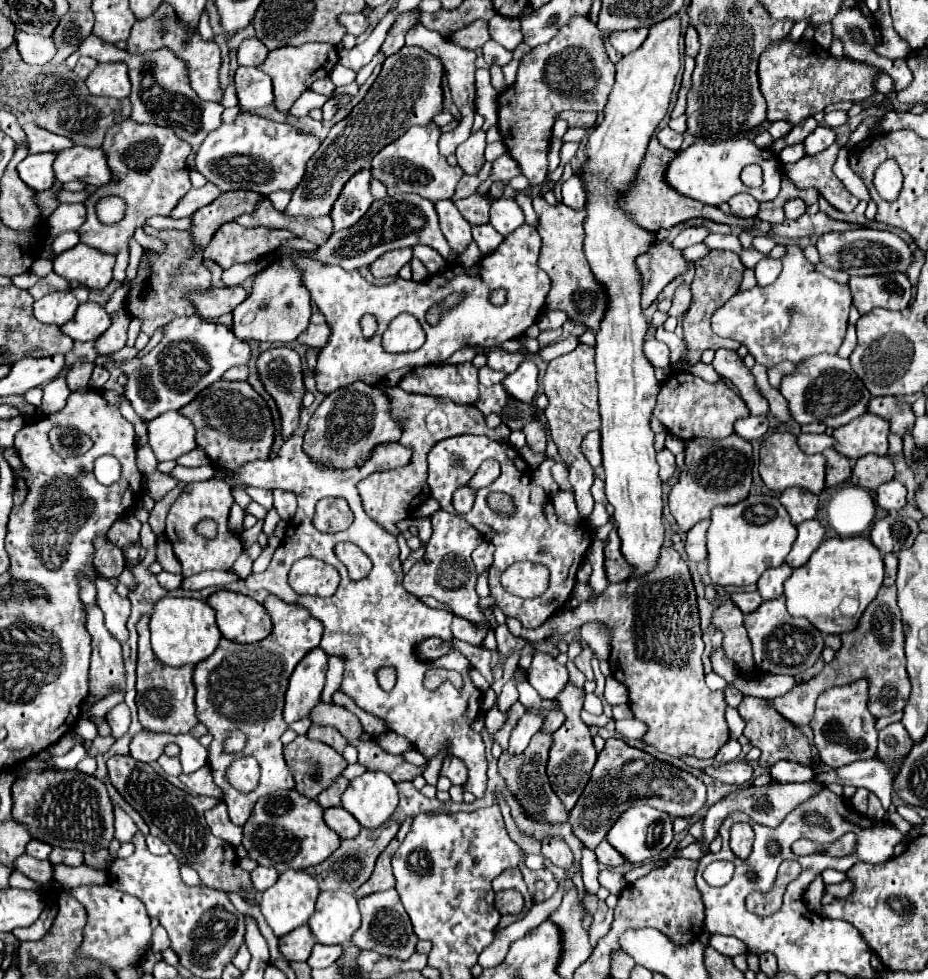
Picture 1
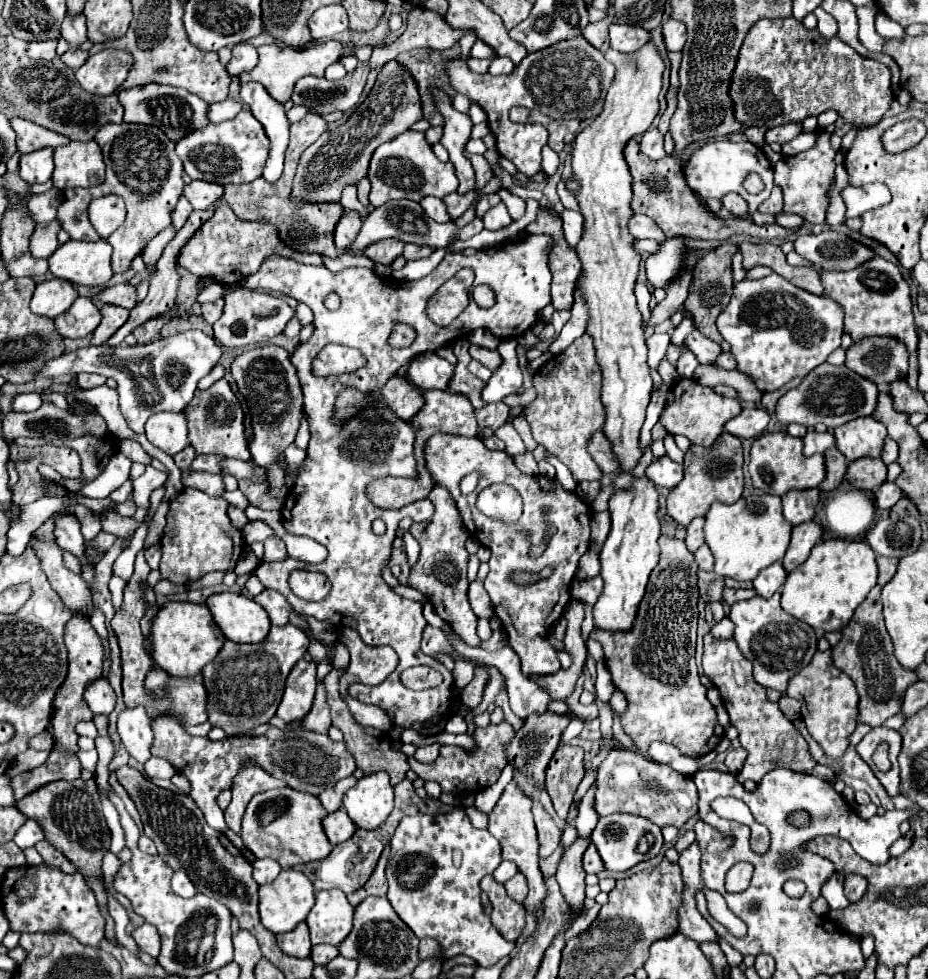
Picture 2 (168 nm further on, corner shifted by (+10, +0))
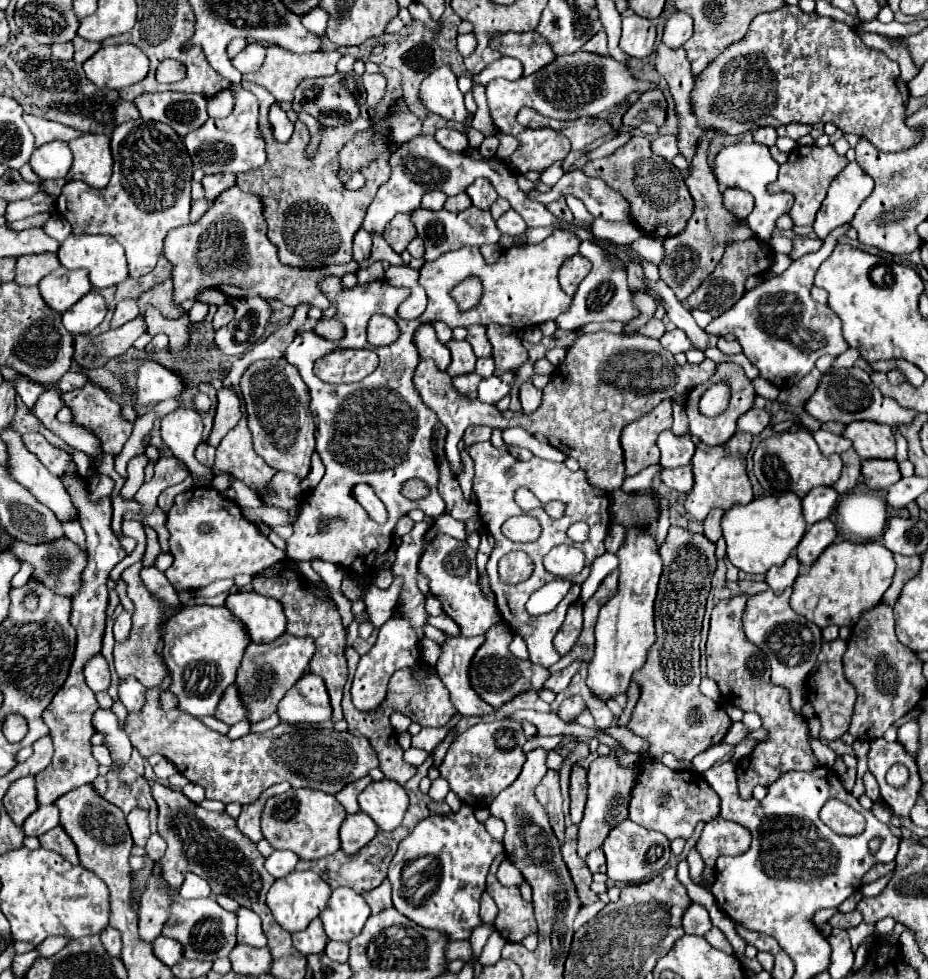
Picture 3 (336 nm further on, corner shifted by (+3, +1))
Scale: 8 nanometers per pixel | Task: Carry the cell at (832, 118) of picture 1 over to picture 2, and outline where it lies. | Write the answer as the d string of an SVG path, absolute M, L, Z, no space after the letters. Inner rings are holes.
M822 130L815 147L783 157L779 163L773 165L775 169L775 185L781 187L785 197L785 213L801 215L809 223L823 223L825 221L825 189L829 189L829 181L833 181L835 169L835 151L829 145L829 133Z

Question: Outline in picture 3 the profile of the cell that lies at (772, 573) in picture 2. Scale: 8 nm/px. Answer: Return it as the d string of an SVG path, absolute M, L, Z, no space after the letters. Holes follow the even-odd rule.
M790 556L782 566L772 566L766 572L766 584L770 586L770 590L774 594L780 594L788 586L794 584L794 580L798 576L798 568L800 568L800 562L796 560L796 556Z

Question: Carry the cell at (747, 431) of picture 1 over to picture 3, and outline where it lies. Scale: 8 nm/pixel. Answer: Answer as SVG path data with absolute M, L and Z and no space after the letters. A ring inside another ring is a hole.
M750 408L746 414L738 418L738 430L740 432L750 432L750 434L760 434L766 426L770 424L770 414L760 408Z

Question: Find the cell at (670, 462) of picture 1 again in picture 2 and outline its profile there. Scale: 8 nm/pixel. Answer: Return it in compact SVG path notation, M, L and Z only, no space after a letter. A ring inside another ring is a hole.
M667 455L655 459L647 469L645 469L645 477L649 481L653 481L659 487L667 487L673 489L675 485L681 483L683 479L683 465L671 461Z

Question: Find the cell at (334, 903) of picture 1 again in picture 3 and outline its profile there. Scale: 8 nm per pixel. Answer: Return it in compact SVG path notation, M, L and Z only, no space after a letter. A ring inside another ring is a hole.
M336 888L330 894L328 906L320 914L328 940L350 942L360 934L364 922L370 916L370 908L360 894L352 888Z

